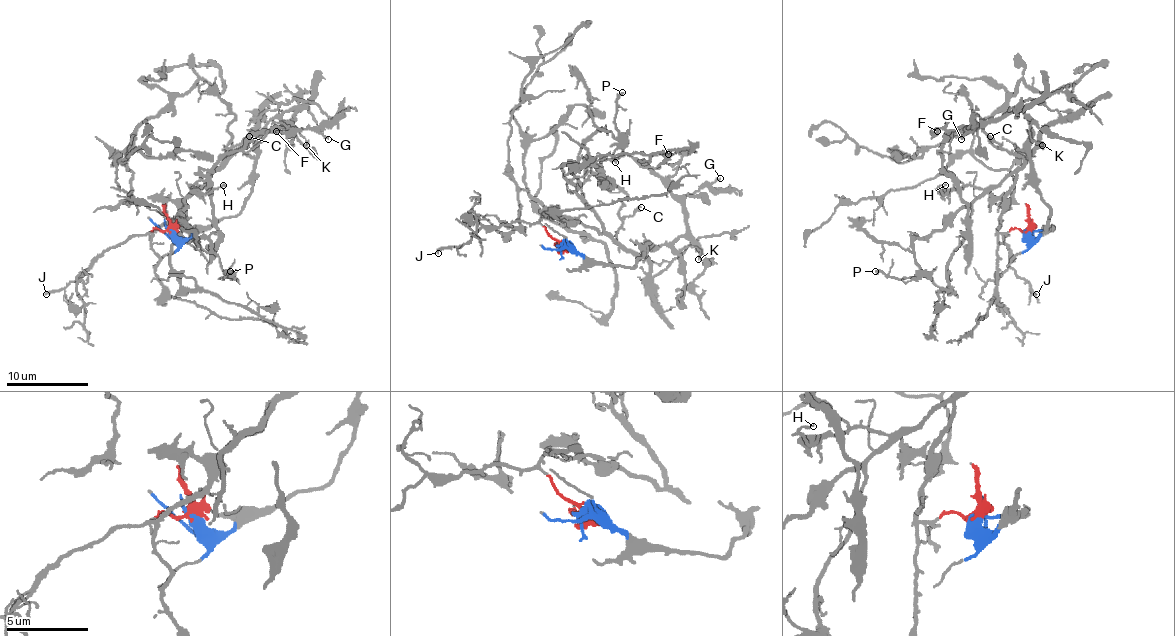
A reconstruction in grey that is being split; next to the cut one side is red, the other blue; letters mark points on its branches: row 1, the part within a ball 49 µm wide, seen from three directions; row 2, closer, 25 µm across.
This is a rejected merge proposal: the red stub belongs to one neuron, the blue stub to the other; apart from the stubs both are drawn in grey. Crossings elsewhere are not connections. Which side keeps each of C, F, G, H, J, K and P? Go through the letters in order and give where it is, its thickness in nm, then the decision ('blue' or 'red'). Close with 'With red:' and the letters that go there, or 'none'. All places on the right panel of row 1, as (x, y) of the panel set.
C: (990, 136) | 240 nm | red
F: (937, 131) | 120 nm | blue
G: (961, 139) | 160 nm | blue
H: (945, 185) | 110 nm | red
J: (1036, 294) | 190 nm | red
K: (1042, 145) | 120 nm | blue
P: (875, 271) | 200 nm | red
With red: C, H, J, P

